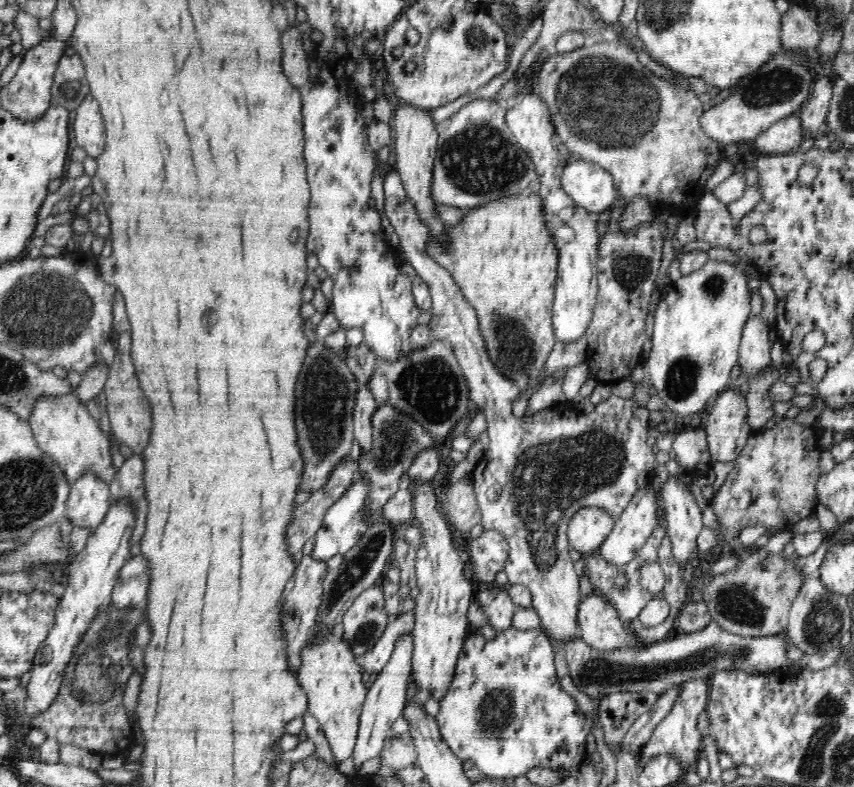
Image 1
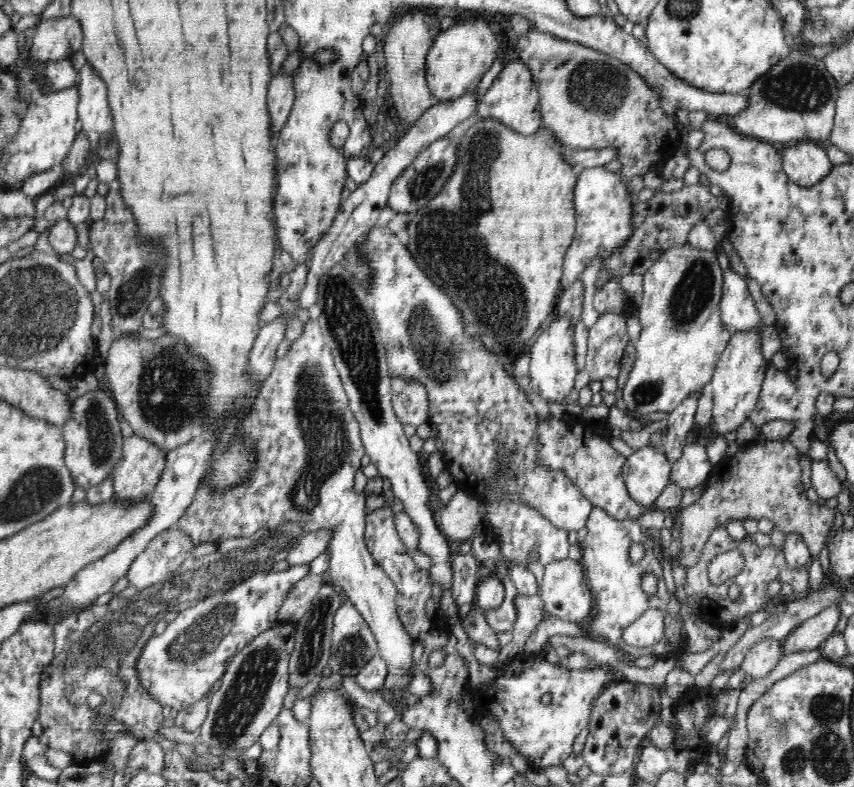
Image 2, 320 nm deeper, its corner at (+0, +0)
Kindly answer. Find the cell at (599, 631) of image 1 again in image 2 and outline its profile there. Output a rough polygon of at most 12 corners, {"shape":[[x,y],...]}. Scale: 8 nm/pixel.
{"shape":[[583,567],[544,568],[539,595],[552,616],[583,625],[594,604]]}

